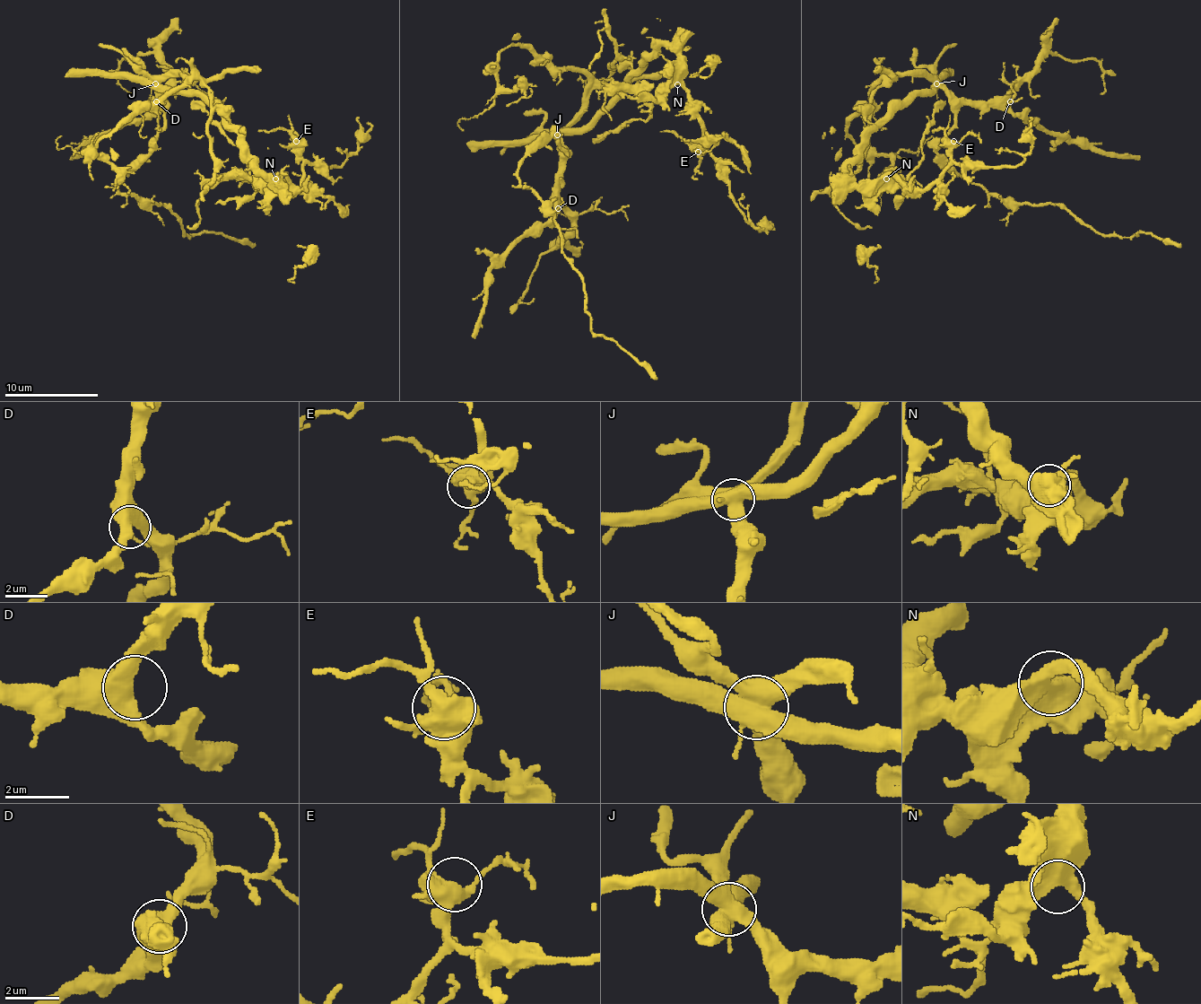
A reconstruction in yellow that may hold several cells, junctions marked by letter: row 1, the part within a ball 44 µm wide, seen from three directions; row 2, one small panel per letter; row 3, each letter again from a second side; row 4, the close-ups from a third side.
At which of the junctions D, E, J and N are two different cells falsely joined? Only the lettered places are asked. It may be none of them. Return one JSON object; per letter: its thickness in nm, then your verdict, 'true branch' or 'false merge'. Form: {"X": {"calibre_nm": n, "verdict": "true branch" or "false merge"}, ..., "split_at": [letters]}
{"D": {"calibre_nm": 550, "verdict": "true branch"}, "E": {"calibre_nm": 500, "verdict": "true branch"}, "J": {"calibre_nm": 600, "verdict": "false merge"}, "N": {"calibre_nm": 600, "verdict": "true branch"}, "split_at": ["J"]}

